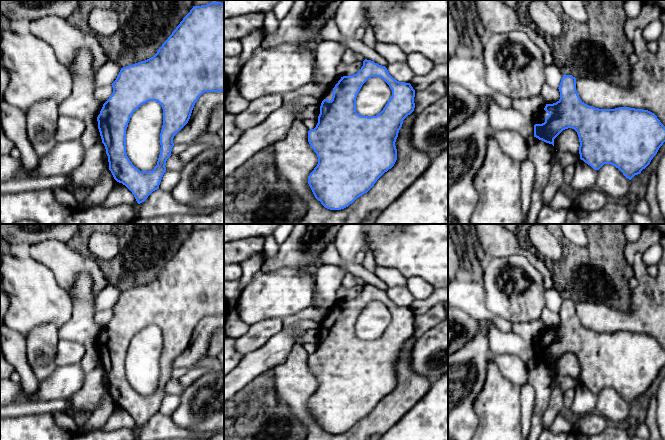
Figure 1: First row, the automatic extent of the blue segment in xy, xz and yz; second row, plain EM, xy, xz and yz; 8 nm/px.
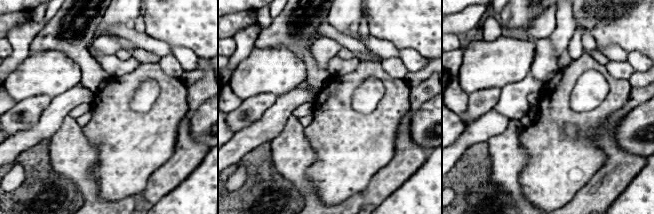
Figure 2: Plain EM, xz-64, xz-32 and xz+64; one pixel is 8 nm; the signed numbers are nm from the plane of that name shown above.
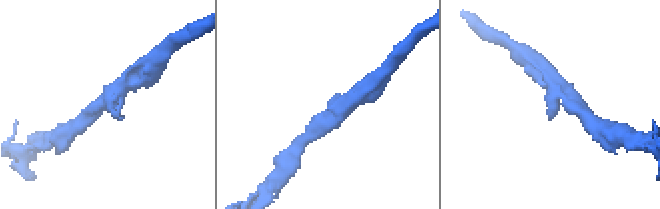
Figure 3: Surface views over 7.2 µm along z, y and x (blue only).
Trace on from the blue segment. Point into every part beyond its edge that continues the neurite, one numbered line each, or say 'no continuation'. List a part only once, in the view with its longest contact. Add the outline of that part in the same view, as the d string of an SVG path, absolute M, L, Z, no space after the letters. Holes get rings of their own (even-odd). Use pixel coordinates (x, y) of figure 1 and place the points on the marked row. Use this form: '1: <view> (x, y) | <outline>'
1: xz (328, 94) | M336 77L333 81L332 81L332 83L331 83L331 85L329 86L329 89L325 92L325 94L323 95L323 97L322 97L322 101L324 100L324 99L328 99L329 101L331 101L332 100L332 97L333 97L333 95L332 95L332 91L333 91L333 88L335 87L335 85L338 83L338 81L341 79L341 77Z

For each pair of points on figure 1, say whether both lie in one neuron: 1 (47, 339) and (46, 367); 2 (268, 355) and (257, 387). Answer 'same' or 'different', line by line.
1: same
2: different

